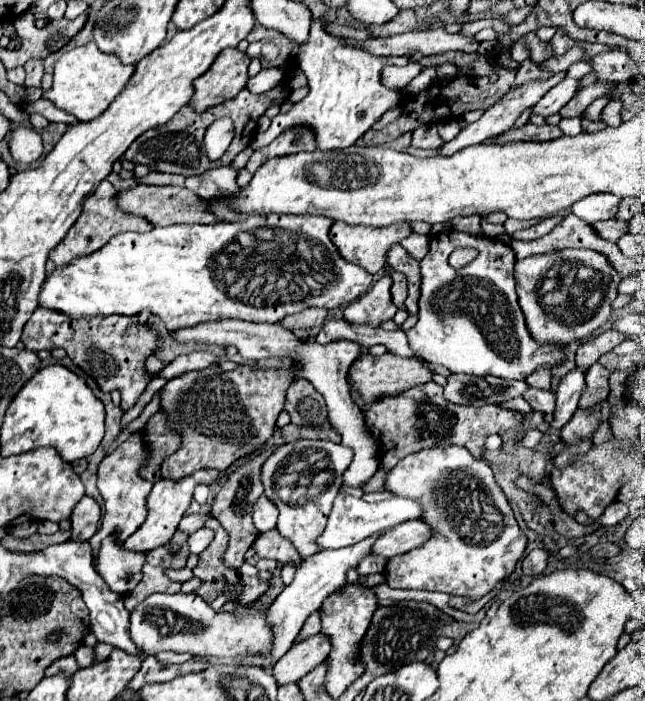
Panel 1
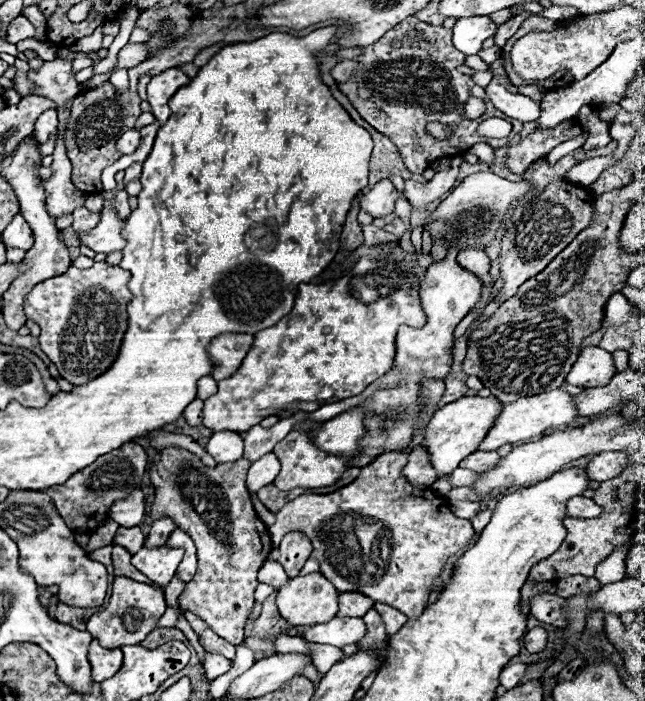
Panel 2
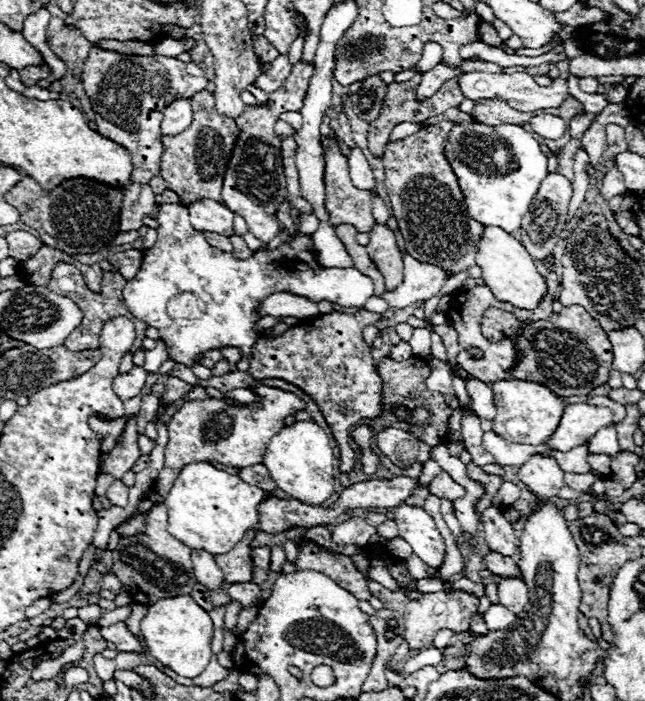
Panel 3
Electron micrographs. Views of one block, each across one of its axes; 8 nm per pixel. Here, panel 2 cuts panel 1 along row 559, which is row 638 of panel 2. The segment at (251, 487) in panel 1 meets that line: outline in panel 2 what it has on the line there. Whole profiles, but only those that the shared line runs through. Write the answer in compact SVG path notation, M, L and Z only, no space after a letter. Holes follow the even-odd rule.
M164 448L154 456L150 464L150 480L156 488L156 498L152 504L152 518L170 516L178 528L188 532L198 546L198 570L190 582L186 582L184 592L180 594L180 608L190 610L202 620L206 620L212 630L234 646L244 642L244 626L254 606L254 588L258 584L256 574L264 560L272 550L272 542L268 536L268 528L262 524L254 506L250 502L250 494L246 488L246 472L250 468L250 460L240 458L236 462L216 464L214 468L202 466L200 458L182 448Z

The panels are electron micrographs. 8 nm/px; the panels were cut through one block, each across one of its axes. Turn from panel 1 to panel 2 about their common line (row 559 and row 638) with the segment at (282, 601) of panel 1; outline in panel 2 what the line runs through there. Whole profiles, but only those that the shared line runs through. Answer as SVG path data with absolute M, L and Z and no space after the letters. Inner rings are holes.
M332 618L330 622L316 624L304 630L304 638L318 644L330 644L344 648L346 644L358 644L366 636L366 624L362 618Z

